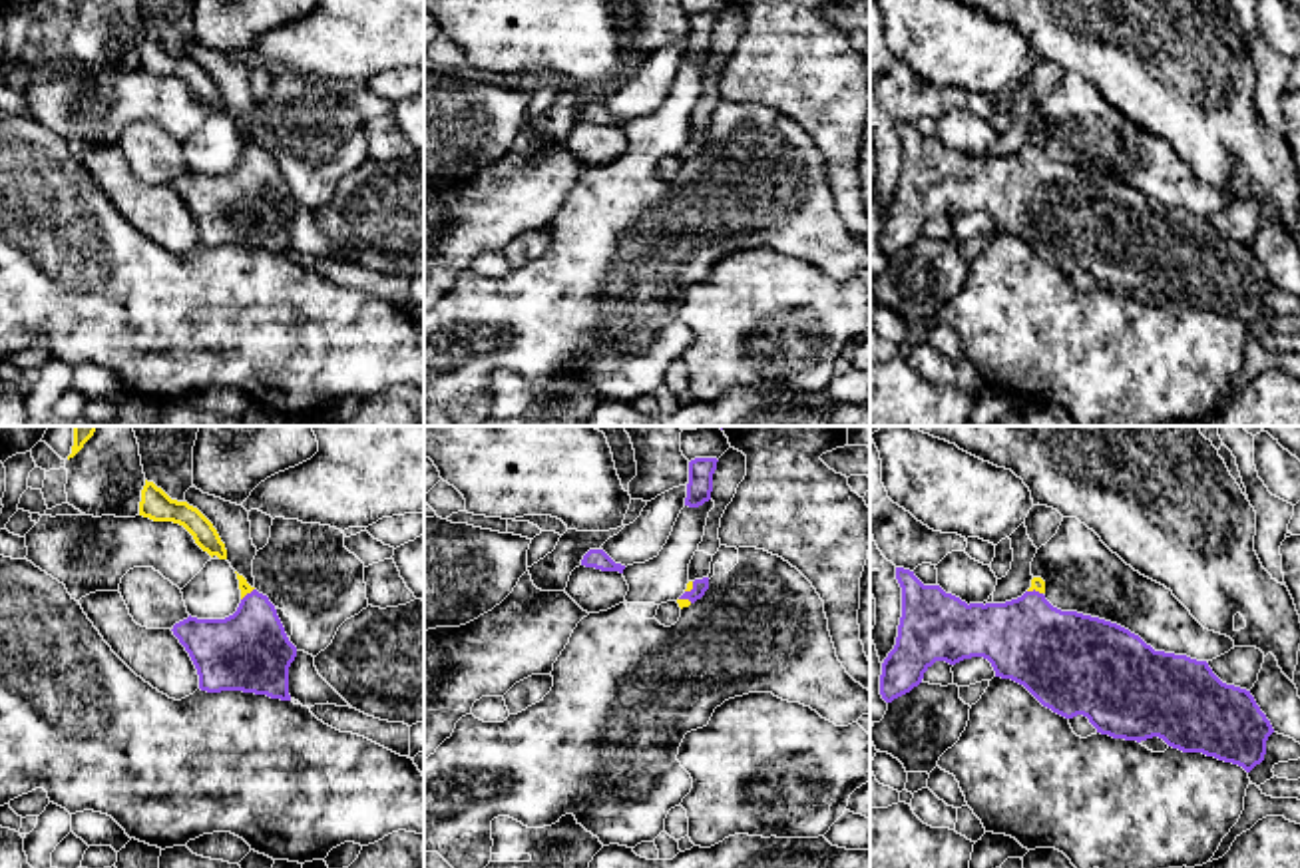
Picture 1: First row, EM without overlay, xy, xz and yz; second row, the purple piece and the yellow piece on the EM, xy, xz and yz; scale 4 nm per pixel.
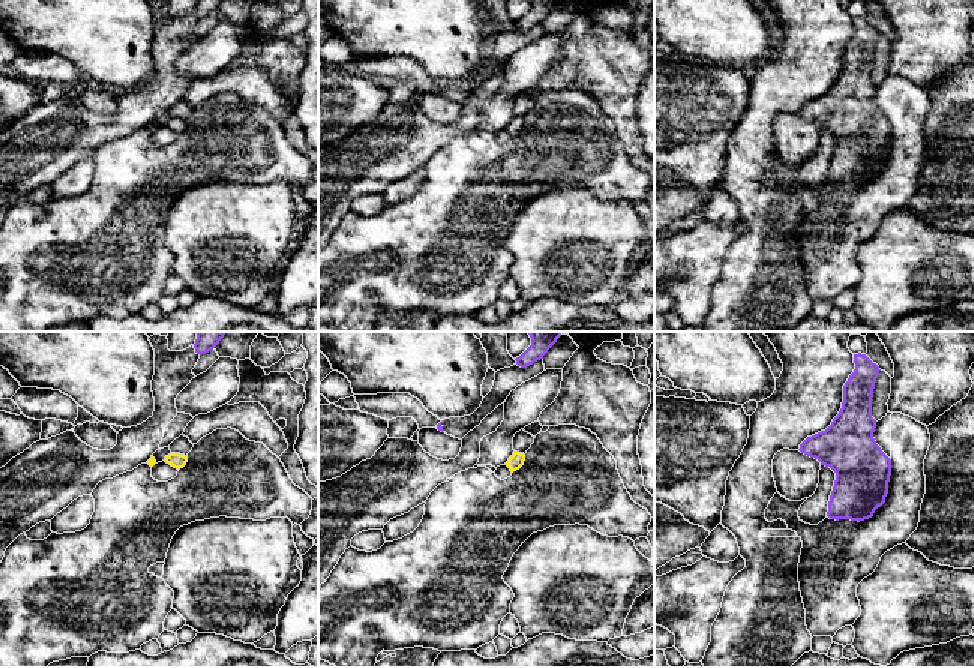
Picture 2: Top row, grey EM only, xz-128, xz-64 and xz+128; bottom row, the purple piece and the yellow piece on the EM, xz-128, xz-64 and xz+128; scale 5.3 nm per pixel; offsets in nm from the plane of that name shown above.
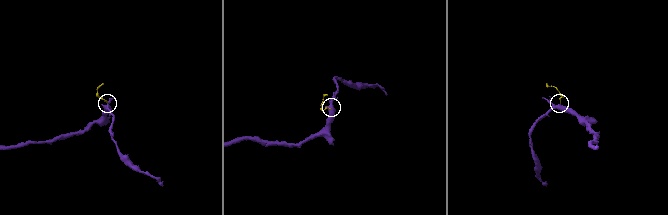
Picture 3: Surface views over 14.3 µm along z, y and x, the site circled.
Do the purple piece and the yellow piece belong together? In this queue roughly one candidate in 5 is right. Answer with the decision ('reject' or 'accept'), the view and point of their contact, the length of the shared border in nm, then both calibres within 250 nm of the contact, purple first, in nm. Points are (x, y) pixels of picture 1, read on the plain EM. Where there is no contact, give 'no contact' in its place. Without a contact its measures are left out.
accept; meets purple in yz at (1034, 144); contact 70 nm long; 340 nm thick on the purple side, 60 nm on the other

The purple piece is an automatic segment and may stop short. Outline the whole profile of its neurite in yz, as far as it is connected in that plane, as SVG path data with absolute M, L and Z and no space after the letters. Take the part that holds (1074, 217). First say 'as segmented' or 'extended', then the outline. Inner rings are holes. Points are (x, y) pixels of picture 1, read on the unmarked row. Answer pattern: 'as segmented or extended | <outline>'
extended | M896 121L896 133L902 141L902 171L896 199L882 217L880 249L886 257L918 241L936 215L956 219L964 213L983 211L991 217L995 231L1023 239L1043 261L1065 273L1087 271L1101 289L1137 297L1159 291L1173 303L1202 307L1238 319L1246 326L1264 315L1266 295L1274 283L1250 245L1222 237L1206 215L1155 205L1117 177L1053 161L1043 149L1045 135L1041 131L1033 131L1021 151L985 159L968 159L940 139L924 139L914 125L904 121Z

